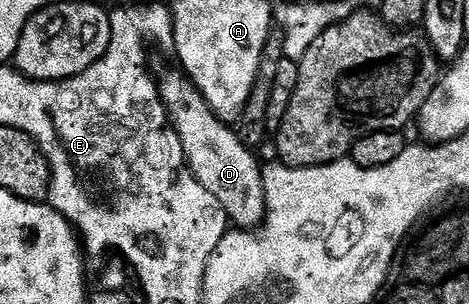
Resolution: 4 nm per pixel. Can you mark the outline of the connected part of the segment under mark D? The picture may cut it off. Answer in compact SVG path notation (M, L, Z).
M178 68L171 69L159 82L159 94L167 109L171 126L181 139L183 157L191 173L221 203L228 222L239 231L255 231L267 220L267 196L263 169L256 154L241 143L238 132L213 112L211 105L190 77Z

